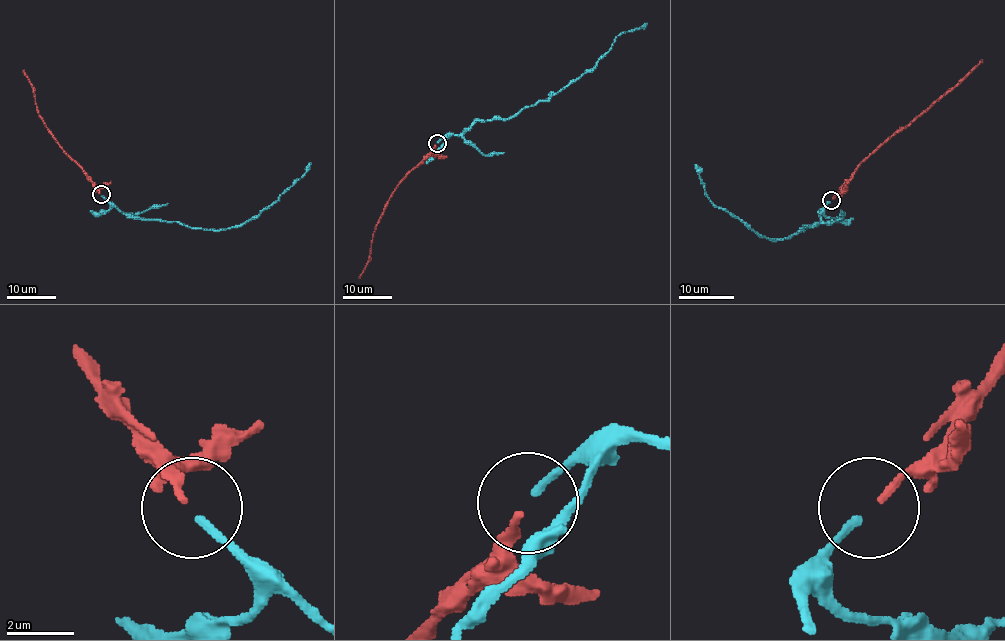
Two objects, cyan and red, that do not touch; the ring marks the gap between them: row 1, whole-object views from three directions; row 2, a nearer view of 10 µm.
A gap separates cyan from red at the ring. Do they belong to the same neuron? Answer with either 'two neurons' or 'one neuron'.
one neuron

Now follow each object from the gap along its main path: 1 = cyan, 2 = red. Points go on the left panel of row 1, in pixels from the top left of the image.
1: (101, 196), (125, 213), (141, 219), (175, 221), (203, 230), (225, 230), (253, 219), (299, 180), (311, 163)
2: (100, 193), (81, 168), (57, 143), (40, 116), (34, 87), (23, 70)

